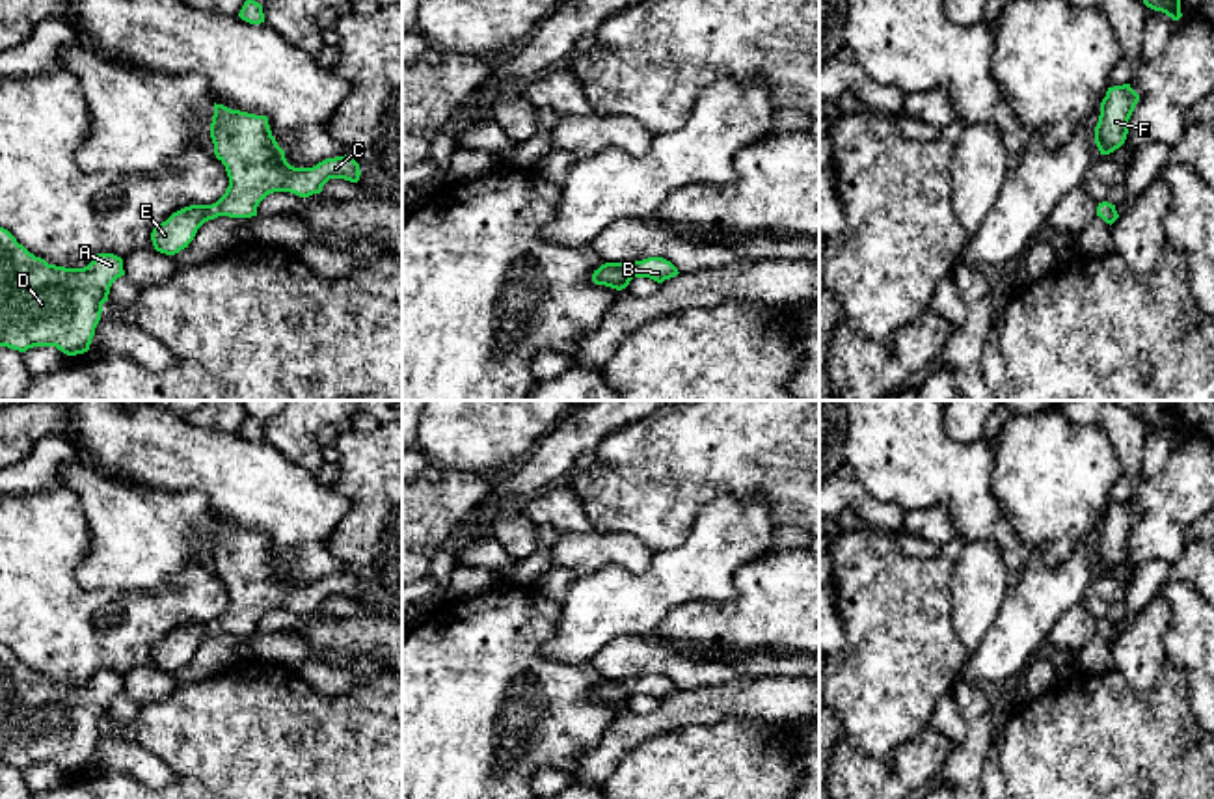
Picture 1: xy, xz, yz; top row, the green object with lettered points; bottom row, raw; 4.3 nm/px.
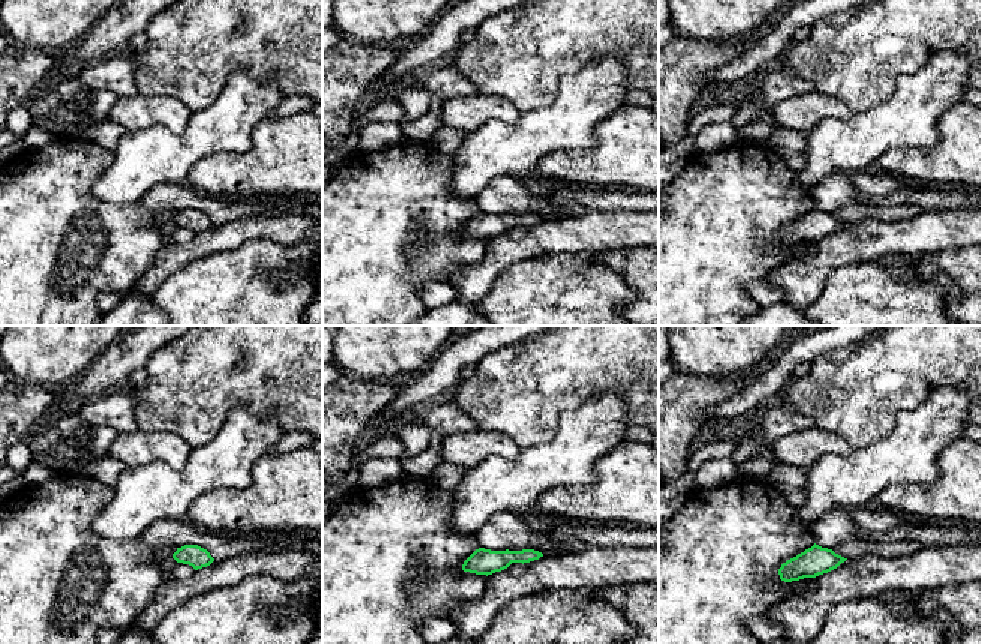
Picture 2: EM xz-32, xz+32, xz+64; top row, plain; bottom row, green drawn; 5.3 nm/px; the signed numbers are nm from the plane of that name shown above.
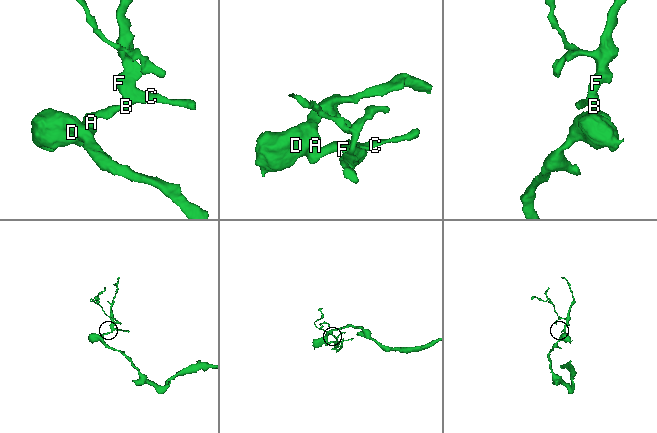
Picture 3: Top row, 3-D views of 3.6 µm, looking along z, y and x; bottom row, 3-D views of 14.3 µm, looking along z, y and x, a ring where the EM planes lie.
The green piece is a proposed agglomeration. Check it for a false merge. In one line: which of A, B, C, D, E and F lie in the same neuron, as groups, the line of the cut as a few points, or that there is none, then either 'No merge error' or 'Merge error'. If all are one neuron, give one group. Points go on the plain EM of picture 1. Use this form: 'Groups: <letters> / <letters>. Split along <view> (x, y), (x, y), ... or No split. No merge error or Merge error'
Groups: A B C D E F. No split. No merge error

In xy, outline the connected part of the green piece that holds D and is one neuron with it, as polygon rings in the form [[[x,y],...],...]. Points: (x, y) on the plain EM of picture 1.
[[[0,644],[0,764],[88,769],[102,721],[121,693],[123,676],[114,670],[97,670],[84,685],[56,684]]]

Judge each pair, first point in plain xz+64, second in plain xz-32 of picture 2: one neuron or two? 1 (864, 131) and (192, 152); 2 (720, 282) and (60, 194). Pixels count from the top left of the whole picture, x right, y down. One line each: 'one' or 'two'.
1: one
2: one

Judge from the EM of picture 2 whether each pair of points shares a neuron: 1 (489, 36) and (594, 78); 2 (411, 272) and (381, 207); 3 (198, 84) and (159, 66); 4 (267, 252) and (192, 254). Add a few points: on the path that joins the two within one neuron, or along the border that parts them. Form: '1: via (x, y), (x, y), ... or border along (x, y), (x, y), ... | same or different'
1: border along (608, 54), (567, 72), (560, 80), (554, 98) | different
2: via (395, 255), (381, 242), (381, 224) | same
3: via (189, 75), (180, 66), (168, 66) | same
4: border along (243, 245), (201, 255), (177, 270) | different

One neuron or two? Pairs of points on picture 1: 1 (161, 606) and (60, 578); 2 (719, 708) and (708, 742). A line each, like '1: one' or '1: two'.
1: one
2: two

